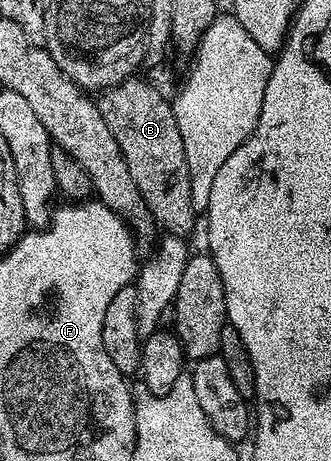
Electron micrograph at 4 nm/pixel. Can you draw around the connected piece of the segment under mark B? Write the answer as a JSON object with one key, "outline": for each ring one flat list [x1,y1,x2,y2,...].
{"outline":[[134,75,104,90,96,98,97,110,103,115,107,127,111,127,111,135,115,135,119,151,123,151,123,159,127,159,131,179,135,179,135,187,139,187,154,222,160,228,162,225,166,234,188,238,193,224,199,217,199,210,193,206,191,199,191,175,187,167,187,151,183,151,183,135,179,135,170,98,168,96,165,98,155,86,148,85,139,78,140,76]]}

